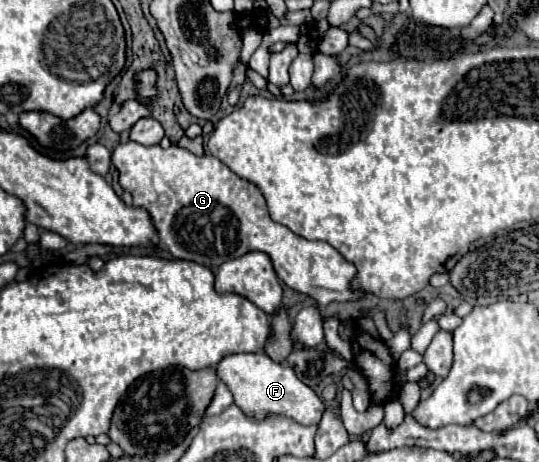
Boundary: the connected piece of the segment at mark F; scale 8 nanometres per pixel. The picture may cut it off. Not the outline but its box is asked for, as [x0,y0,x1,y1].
[216,353,326,425]

